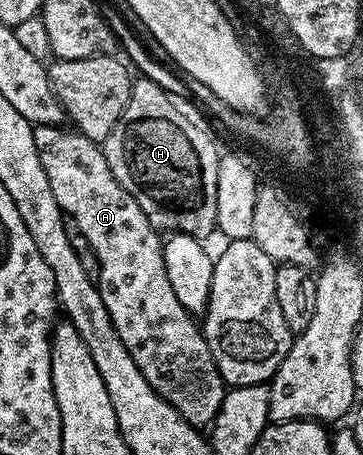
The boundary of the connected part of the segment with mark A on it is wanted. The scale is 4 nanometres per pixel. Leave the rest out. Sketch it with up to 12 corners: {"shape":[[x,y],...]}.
{"shape":[[69,126],[33,133],[143,378],[208,429],[227,385],[162,237]]}

